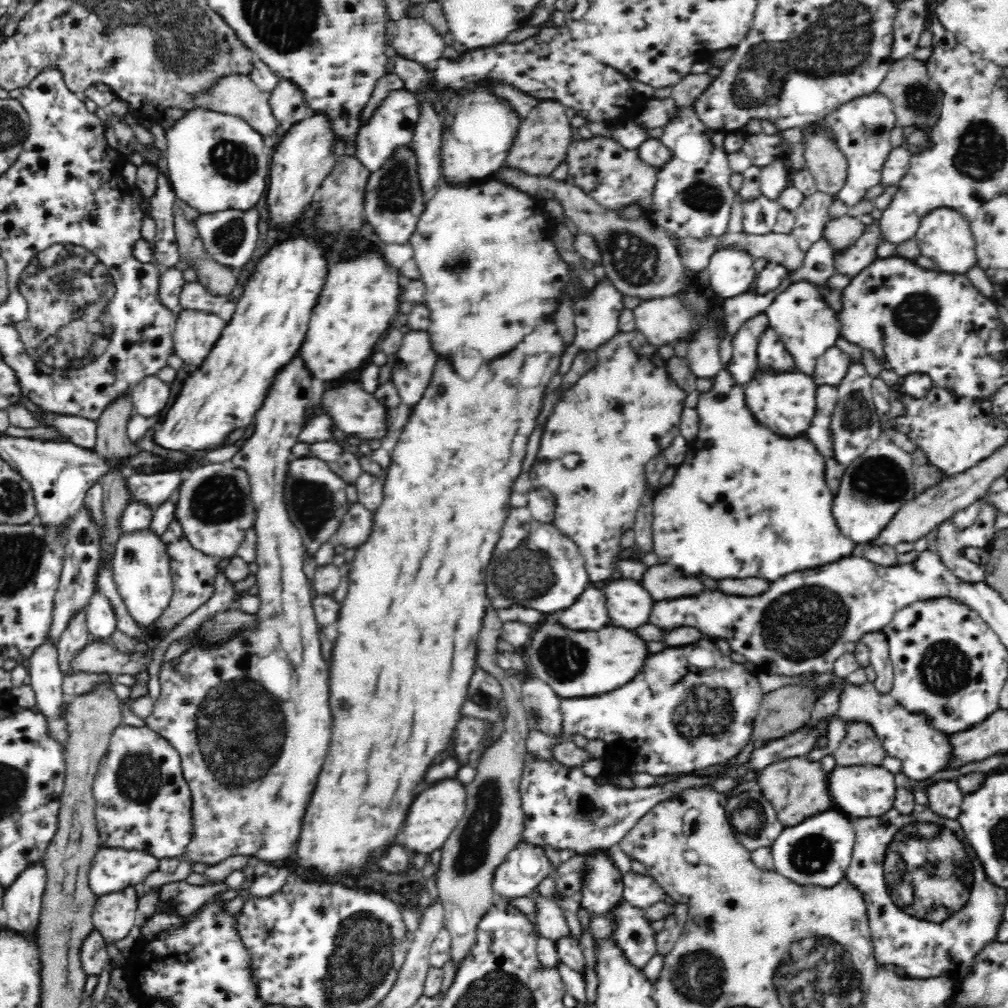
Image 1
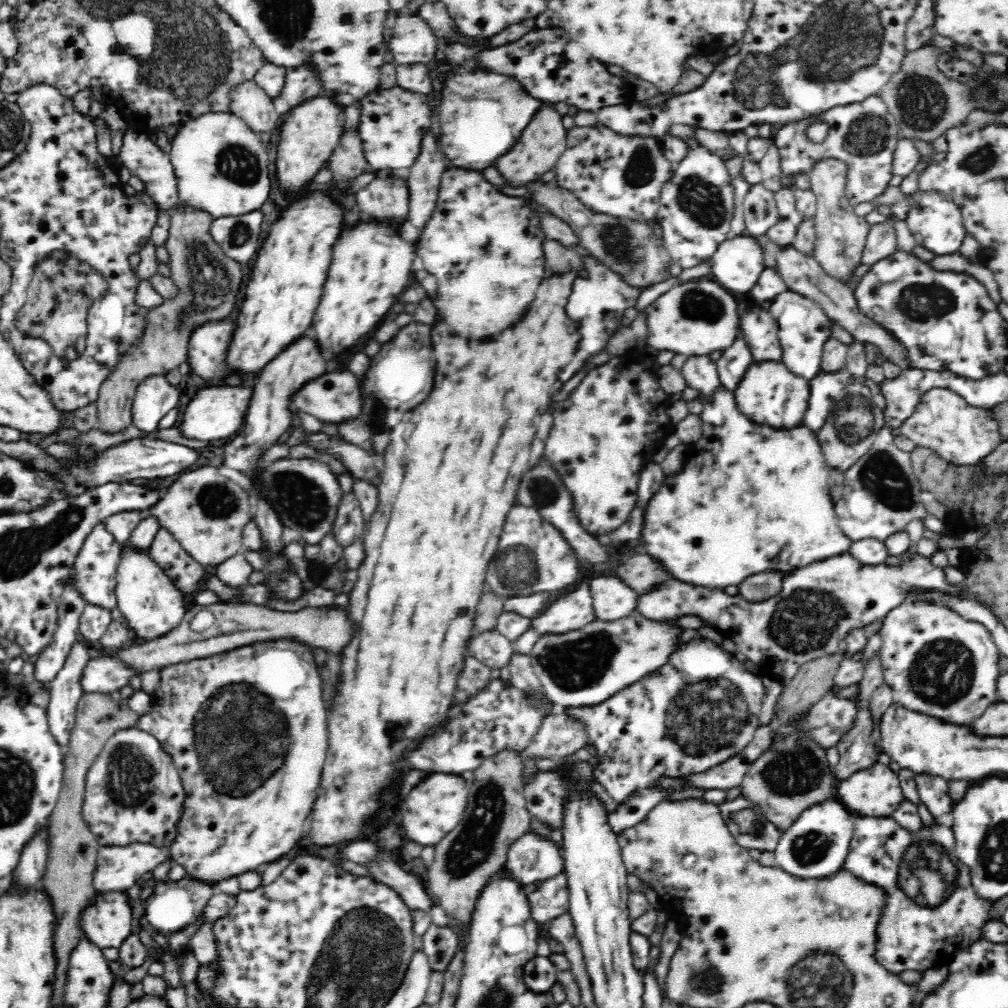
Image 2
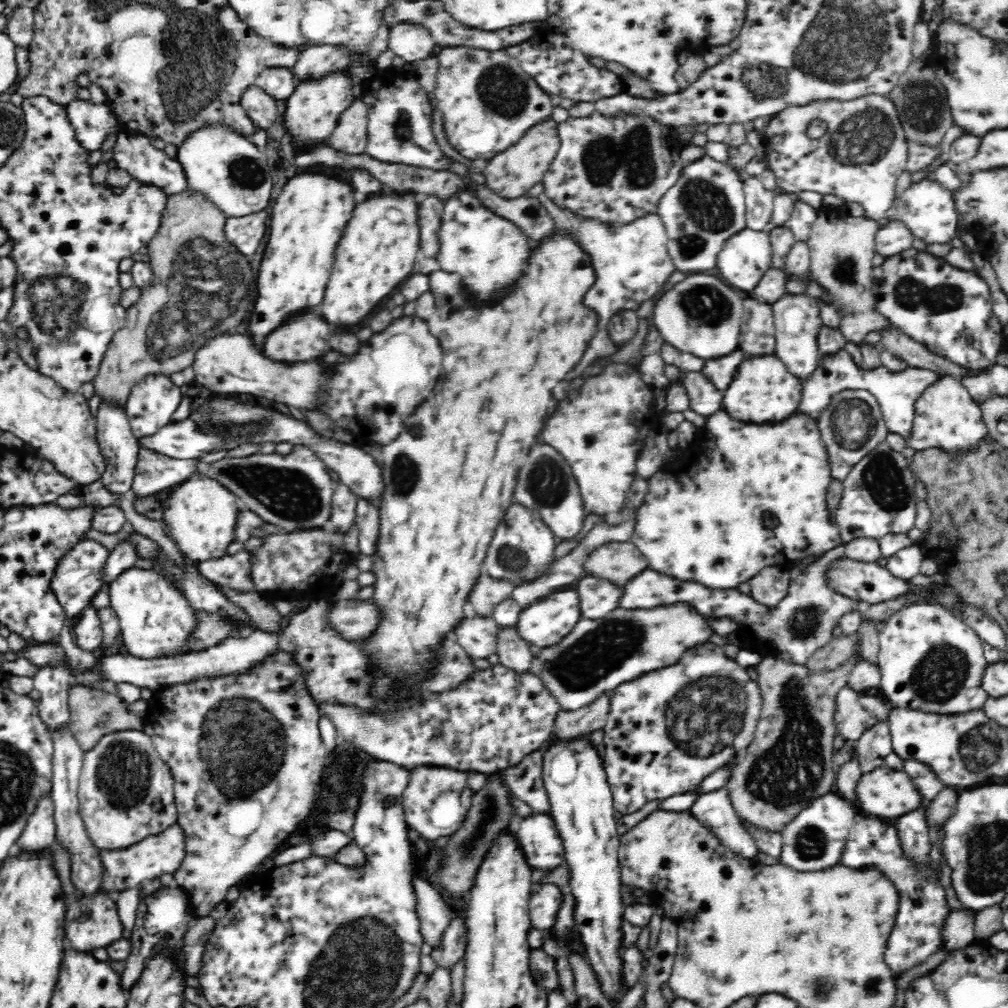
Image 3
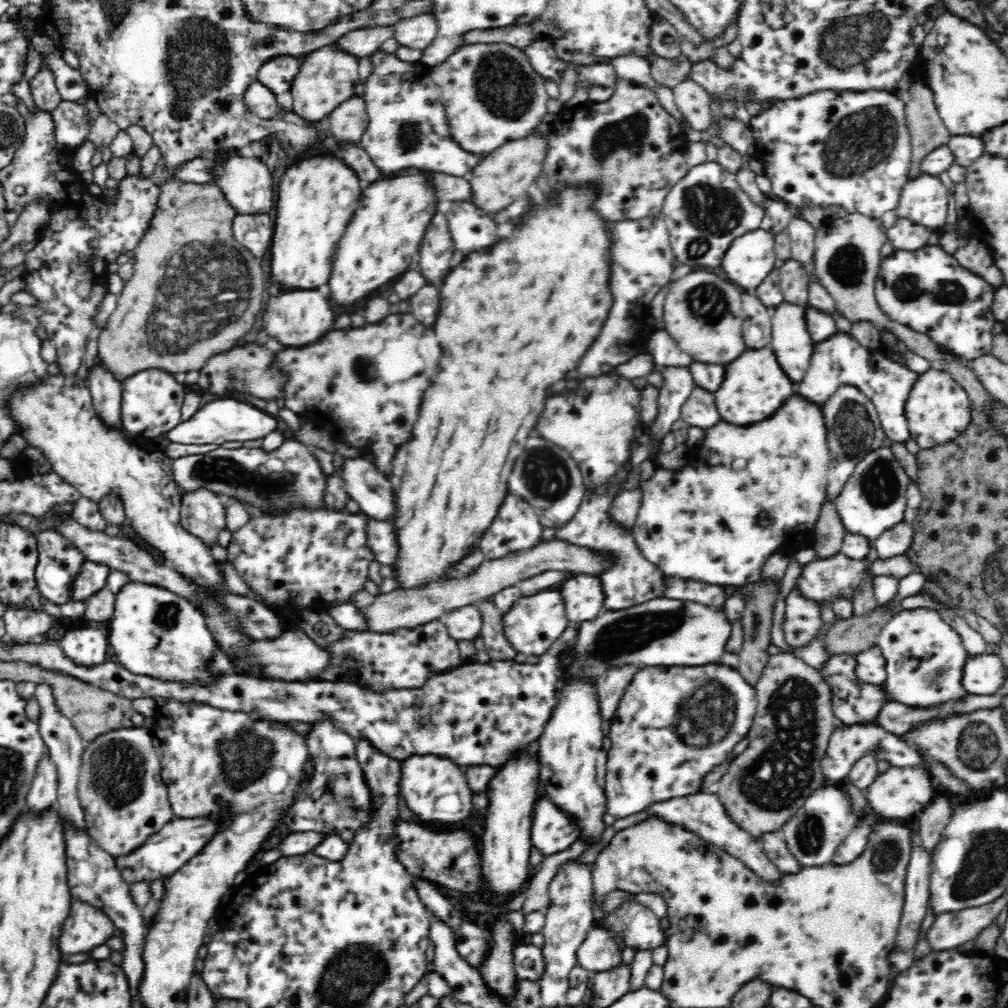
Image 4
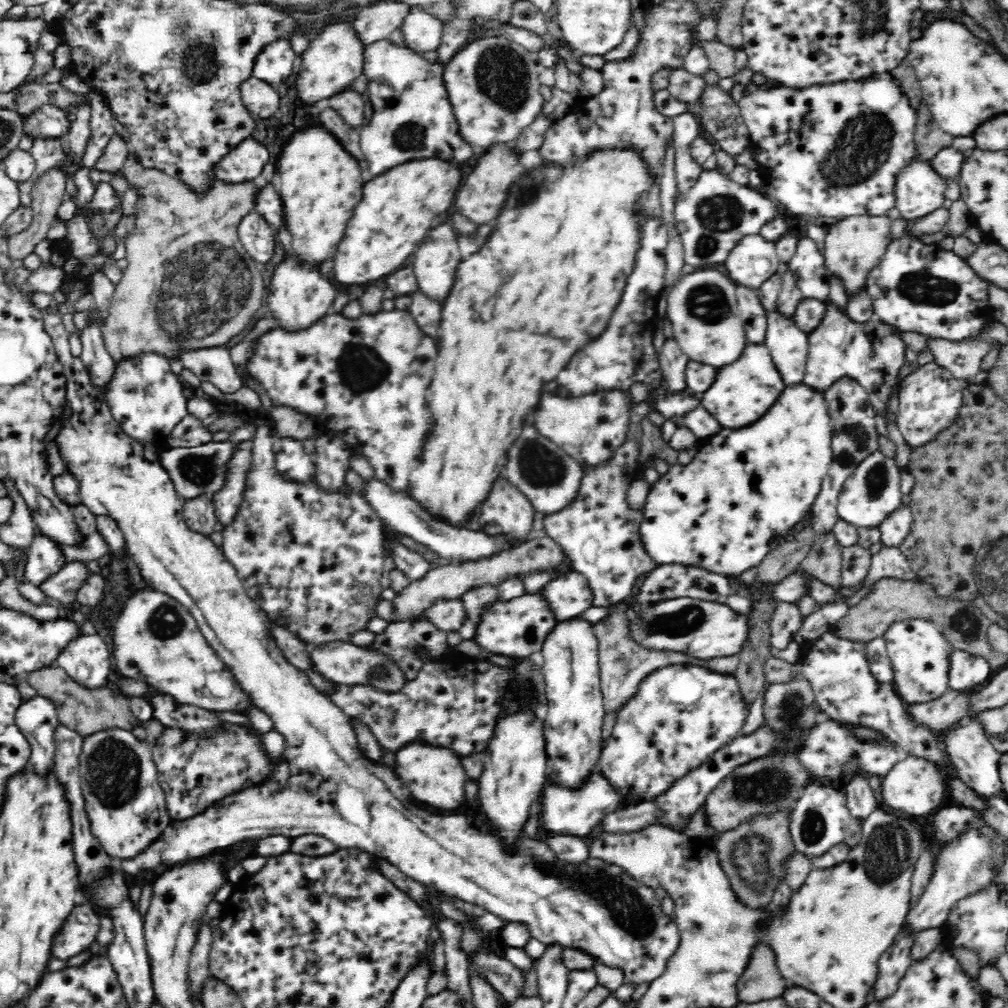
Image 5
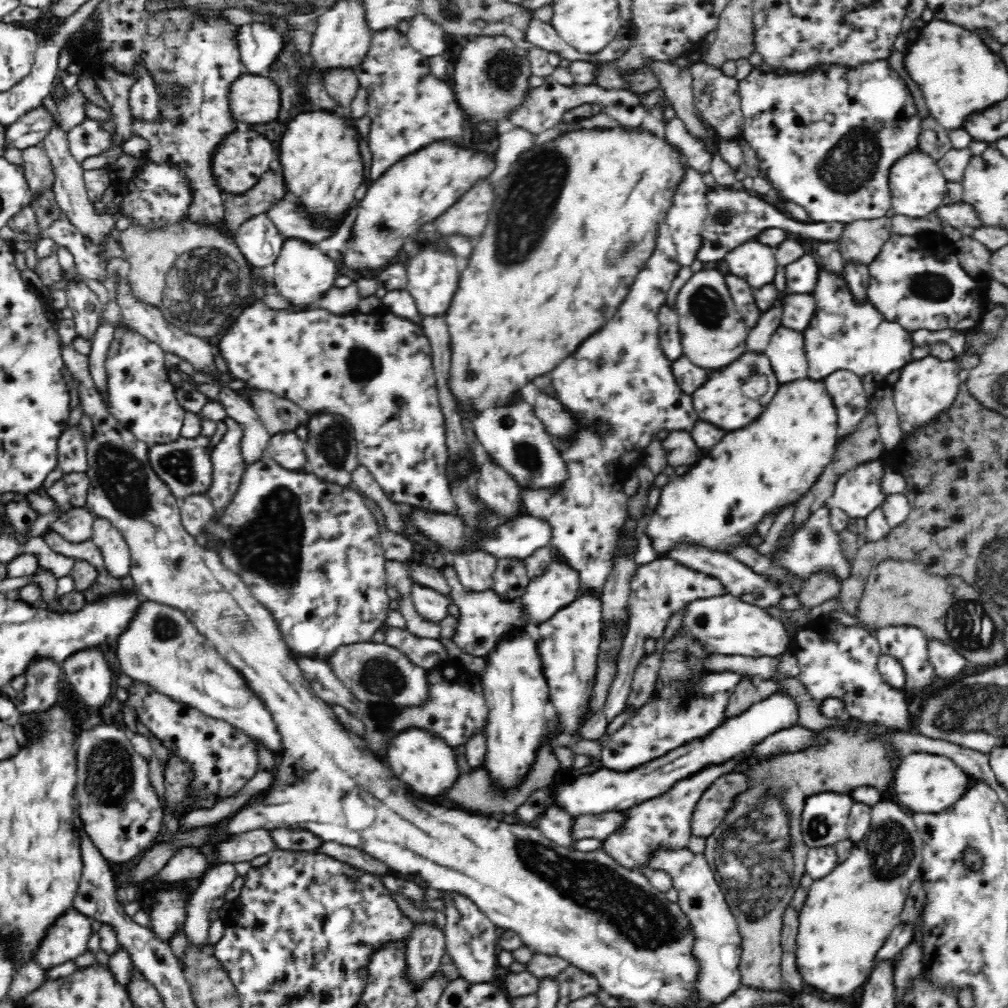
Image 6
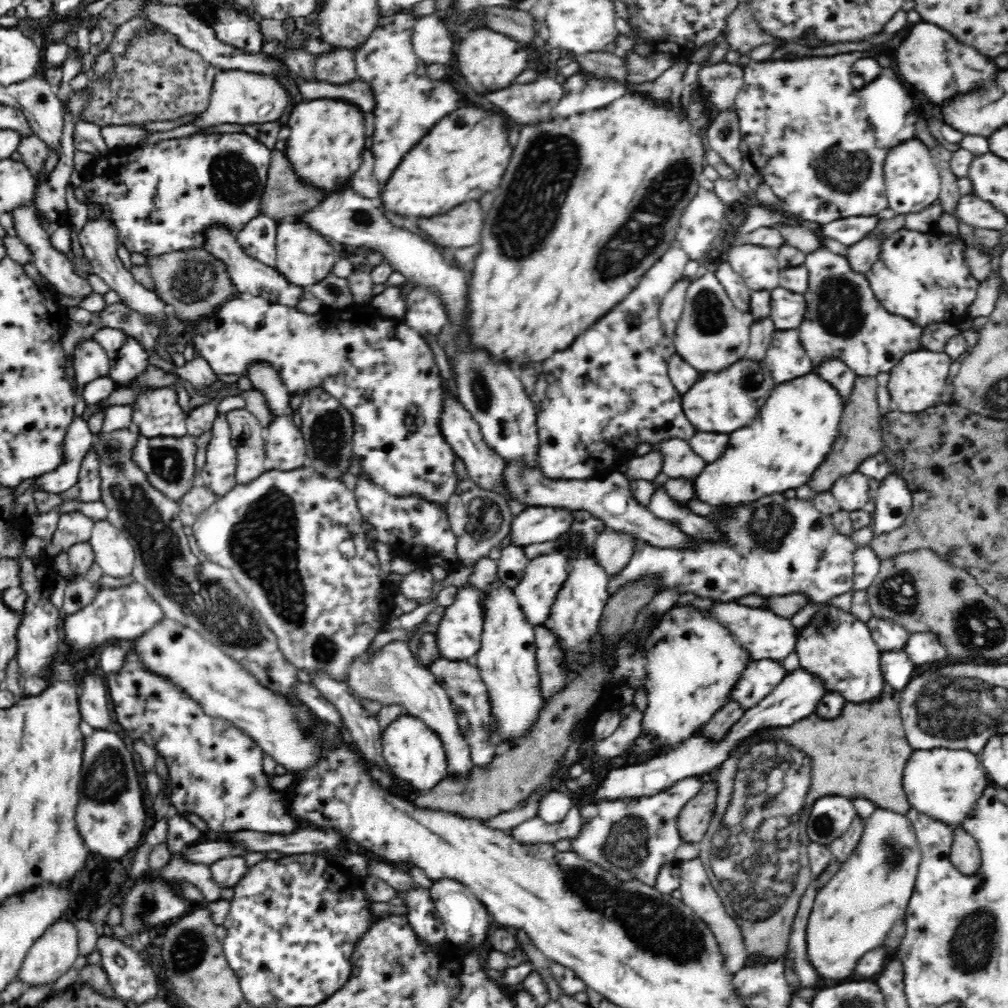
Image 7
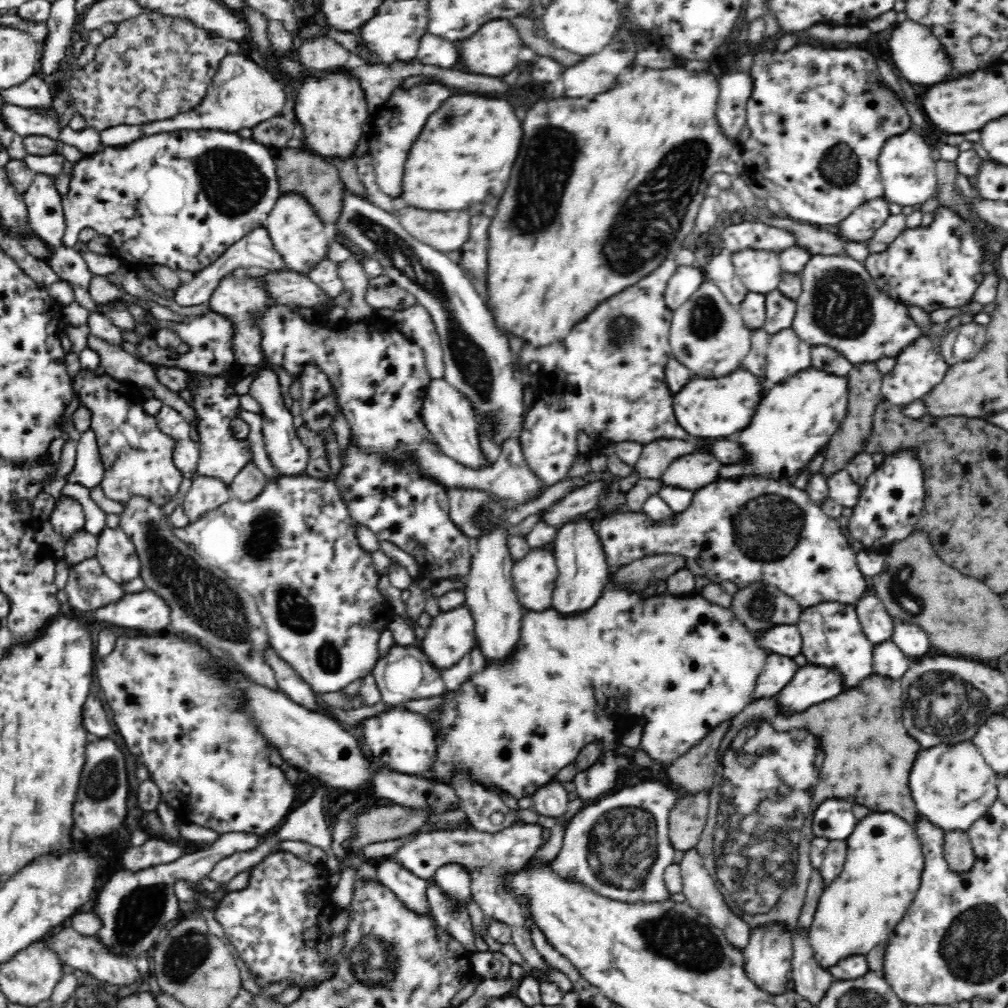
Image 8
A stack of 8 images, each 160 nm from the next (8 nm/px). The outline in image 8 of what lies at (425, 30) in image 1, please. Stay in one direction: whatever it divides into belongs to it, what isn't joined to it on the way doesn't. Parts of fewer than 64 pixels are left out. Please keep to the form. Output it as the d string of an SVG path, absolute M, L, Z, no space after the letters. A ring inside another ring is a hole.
M426 31L419 40L417 59L436 68L450 68L458 62L459 49L444 37Z

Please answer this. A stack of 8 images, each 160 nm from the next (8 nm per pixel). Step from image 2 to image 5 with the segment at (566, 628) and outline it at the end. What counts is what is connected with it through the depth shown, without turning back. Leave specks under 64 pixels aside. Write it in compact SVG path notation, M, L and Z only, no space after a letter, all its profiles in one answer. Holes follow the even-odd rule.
M526 592L509 601L496 600L484 612L482 622L476 625L473 639L484 649L490 649L502 655L503 660L507 657L527 660L530 654L542 650L544 642L548 639L548 634L552 633L558 622L559 620L556 619L544 593Z

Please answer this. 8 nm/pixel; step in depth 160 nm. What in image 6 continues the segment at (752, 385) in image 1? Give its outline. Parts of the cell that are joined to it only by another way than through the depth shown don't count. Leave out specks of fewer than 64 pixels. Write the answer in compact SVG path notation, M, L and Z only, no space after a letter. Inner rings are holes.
M746 351L739 359L736 359L732 364L728 364L728 368L717 369L718 372L712 372L710 374L710 380L698 388L692 396L694 396L694 404L696 404L696 414L702 418L702 420L708 420L724 430L736 430L736 428L744 428L748 426L750 422L754 422L762 412L764 408L768 406L768 402L774 398L774 394L778 392L780 384L778 384L778 378L770 366L770 359L766 354L758 351ZM764 374L766 376L766 382L768 382L768 390L762 398L748 398L744 392L742 392L742 386L746 384L748 378L752 376L760 376Z

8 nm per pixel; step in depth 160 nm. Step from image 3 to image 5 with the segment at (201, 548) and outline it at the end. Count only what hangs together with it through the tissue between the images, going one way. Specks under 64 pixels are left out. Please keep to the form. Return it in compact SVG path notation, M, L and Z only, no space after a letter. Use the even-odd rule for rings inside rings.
M207 495L183 500L183 517L190 530L207 536L214 532L219 521L212 497Z

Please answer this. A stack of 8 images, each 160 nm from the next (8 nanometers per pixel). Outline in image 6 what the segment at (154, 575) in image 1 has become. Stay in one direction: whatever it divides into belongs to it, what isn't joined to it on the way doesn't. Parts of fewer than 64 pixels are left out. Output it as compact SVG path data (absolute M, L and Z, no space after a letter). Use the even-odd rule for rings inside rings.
M142 598L132 618L123 631L120 631L118 640L114 643L120 671L132 681L145 683L152 691L168 696L176 703L192 707L204 715L225 720L233 727L240 728L248 737L260 741L276 756L282 750L282 737L268 710L264 709L260 699L246 687L237 670L228 665L180 609L162 604L160 601Z

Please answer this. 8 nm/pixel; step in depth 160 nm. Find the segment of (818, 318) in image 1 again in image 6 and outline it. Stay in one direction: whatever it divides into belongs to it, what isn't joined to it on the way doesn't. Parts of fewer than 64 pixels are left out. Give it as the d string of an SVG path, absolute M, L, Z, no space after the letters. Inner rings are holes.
M780 326L768 342L766 356L772 362L780 384L808 379L808 359L802 336L804 334L795 329Z

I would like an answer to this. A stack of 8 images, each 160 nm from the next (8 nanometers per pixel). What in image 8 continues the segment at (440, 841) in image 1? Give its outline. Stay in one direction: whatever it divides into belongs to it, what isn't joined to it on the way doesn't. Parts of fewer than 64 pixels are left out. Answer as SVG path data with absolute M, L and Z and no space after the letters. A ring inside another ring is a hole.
M399 706L376 716L364 719L365 740L378 759L390 764L402 774L429 776L438 758L439 741L426 718Z

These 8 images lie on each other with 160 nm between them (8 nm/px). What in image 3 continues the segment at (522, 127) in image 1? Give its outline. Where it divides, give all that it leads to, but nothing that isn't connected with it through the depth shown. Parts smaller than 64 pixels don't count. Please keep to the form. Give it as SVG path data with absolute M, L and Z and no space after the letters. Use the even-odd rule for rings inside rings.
M548 118L532 125L525 133L524 138L514 143L506 152L494 156L483 175L485 186L496 192L501 198L518 198L528 193L530 188L542 182L544 175L548 172L552 160L556 158L560 148L560 137L558 136L558 123Z

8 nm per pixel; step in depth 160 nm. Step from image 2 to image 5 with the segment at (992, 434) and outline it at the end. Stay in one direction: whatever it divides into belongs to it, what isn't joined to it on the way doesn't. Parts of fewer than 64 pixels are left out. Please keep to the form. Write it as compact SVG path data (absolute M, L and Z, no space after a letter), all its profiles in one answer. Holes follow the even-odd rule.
M934 362L916 367L916 370L903 378L898 394L896 422L910 447L924 446L956 422L963 404L965 386L962 384L950 371Z

